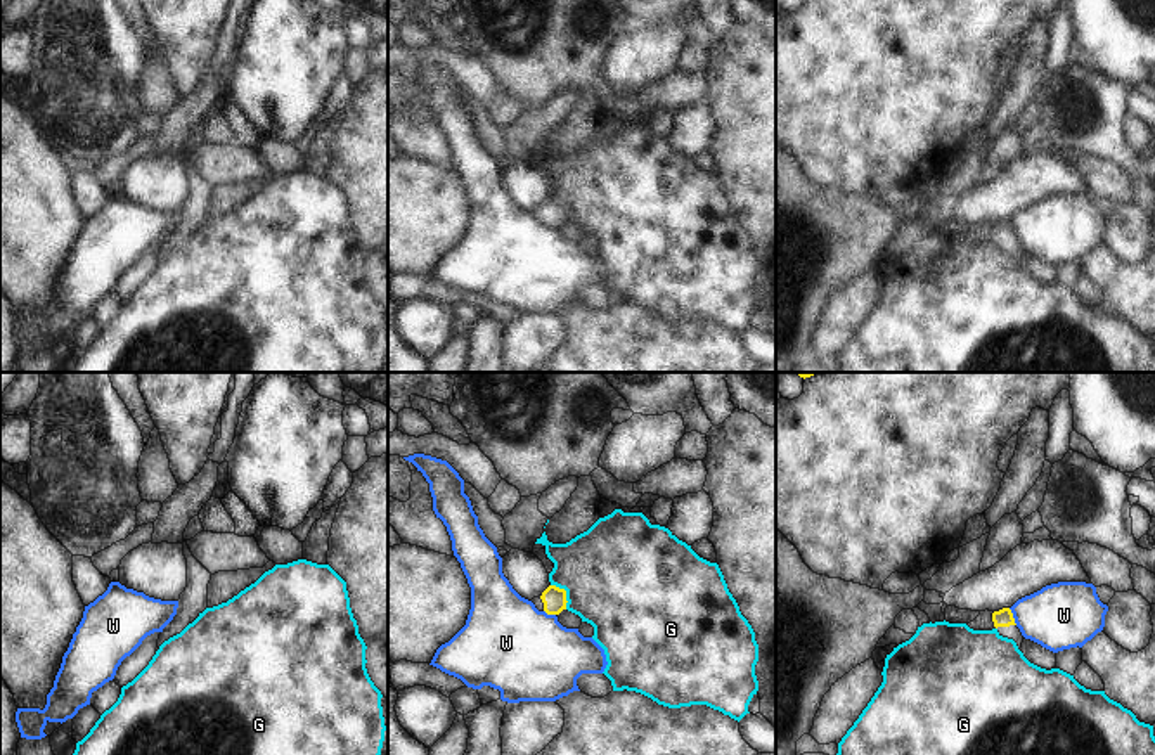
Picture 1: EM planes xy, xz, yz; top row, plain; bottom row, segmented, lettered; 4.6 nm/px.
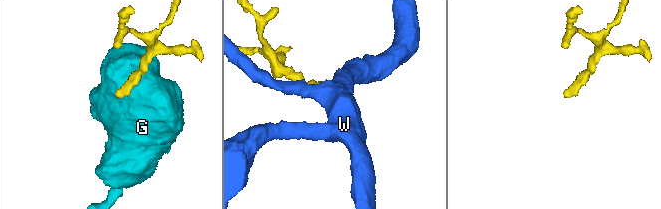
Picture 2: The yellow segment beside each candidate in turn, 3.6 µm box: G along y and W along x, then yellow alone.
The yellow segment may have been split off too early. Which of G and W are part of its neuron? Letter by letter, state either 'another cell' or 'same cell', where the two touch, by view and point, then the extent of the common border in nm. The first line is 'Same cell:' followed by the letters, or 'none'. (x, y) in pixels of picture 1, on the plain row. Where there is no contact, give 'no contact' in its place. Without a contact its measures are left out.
Same cell: none
G: another cell; contact xz (565, 205); length 140 nm
W: another cell; contact yz (1012, 229); length 90 nm

